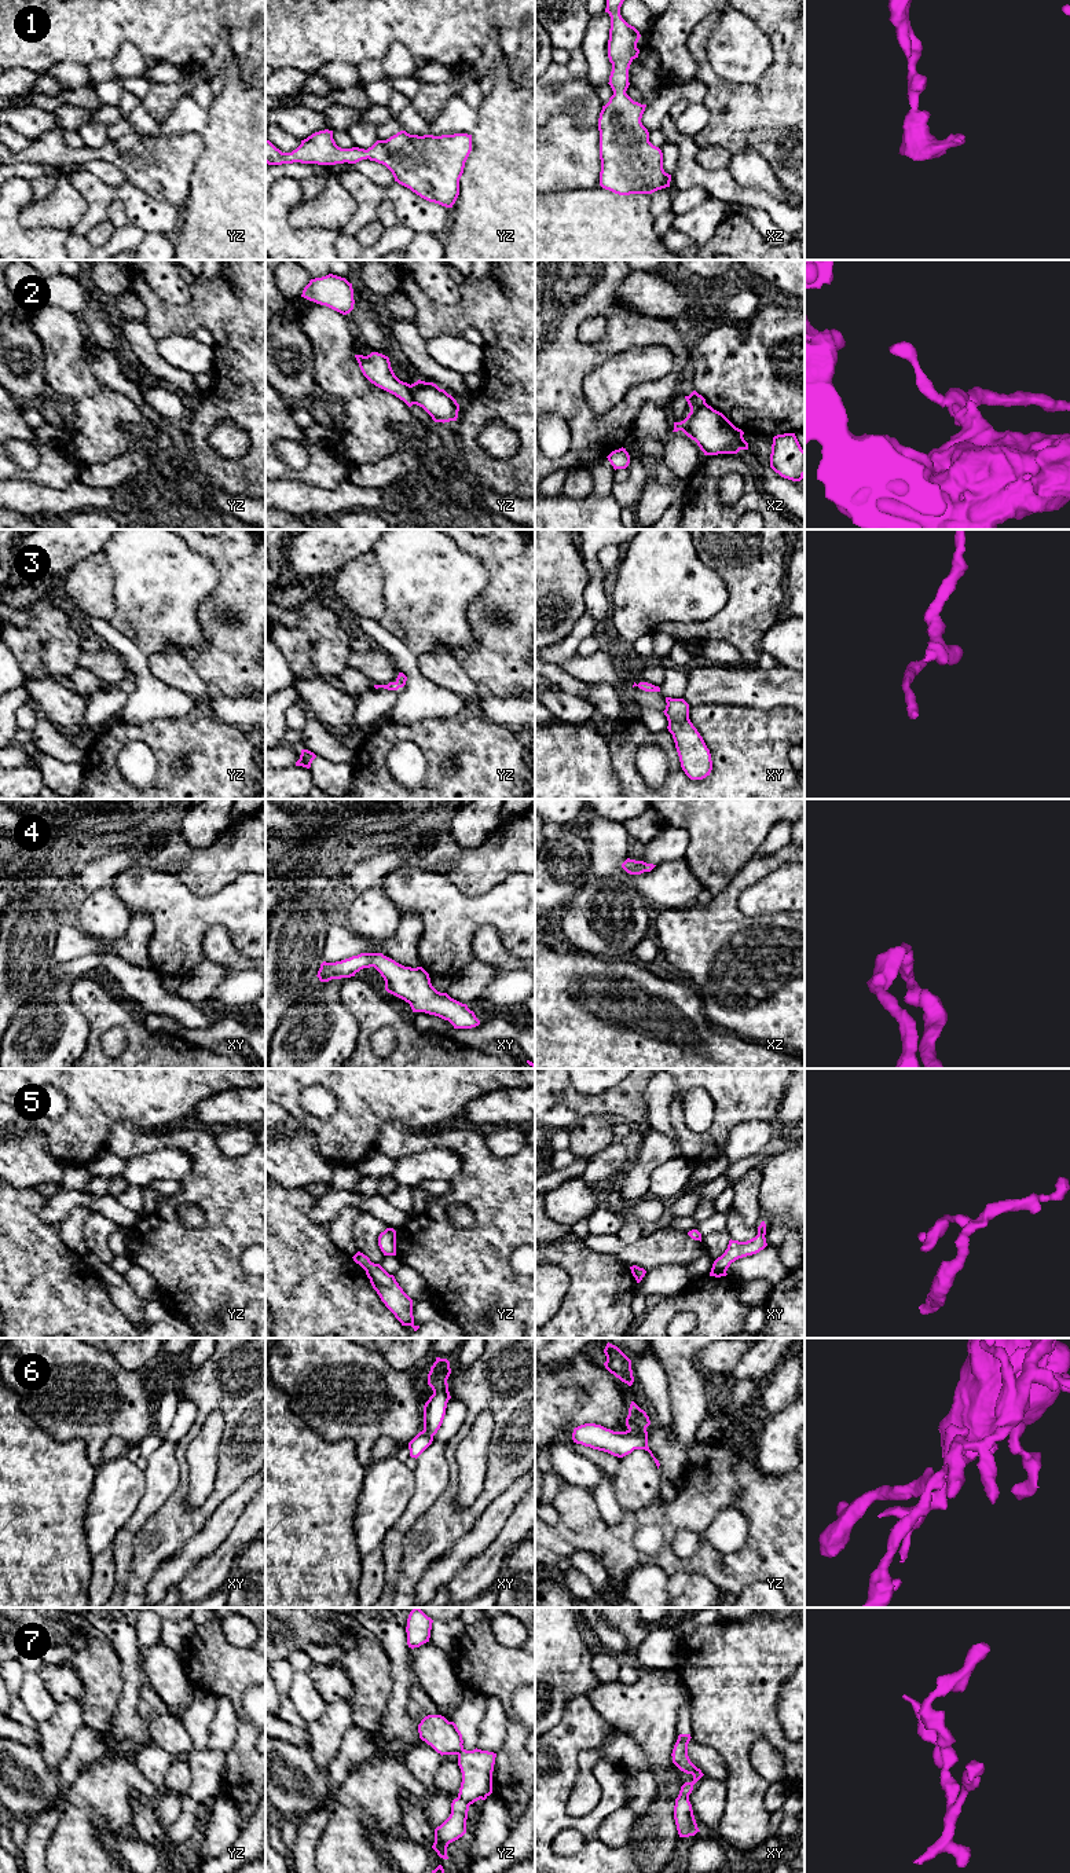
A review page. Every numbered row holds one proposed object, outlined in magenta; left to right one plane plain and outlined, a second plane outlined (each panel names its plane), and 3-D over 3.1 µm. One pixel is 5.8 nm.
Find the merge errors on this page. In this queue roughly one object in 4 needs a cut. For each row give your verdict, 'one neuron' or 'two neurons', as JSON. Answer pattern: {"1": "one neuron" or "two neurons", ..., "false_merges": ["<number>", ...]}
{"1": "one neuron", "2": "two neurons", "3": "one neuron", "4": "one neuron", "5": "one neuron", "6": "two neurons", "7": "one neuron", "false_merges": ["2", "6"]}

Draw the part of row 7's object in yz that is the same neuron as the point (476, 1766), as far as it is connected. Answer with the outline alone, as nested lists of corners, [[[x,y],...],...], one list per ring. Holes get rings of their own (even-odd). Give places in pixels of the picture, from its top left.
[[[428,1715],[418,1724],[419,1738],[437,1753],[457,1755],[462,1773],[458,1797],[451,1803],[450,1817],[435,1829],[432,1848],[443,1859],[448,1859],[447,1847],[466,1833],[469,1806],[485,1800],[492,1793],[492,1771],[496,1753],[463,1748],[462,1734],[454,1722],[441,1715]]]

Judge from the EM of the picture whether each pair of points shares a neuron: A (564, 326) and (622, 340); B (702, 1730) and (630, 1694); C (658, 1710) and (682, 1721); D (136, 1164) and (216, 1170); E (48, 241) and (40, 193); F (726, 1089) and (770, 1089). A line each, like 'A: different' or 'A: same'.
A: same
B: different
C: different
D: different
E: different
F: same

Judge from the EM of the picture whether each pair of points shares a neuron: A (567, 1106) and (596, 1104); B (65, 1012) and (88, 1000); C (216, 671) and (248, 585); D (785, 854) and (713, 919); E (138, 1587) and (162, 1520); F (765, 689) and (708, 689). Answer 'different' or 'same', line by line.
A: same
B: different
C: same
D: same
E: same
F: same

